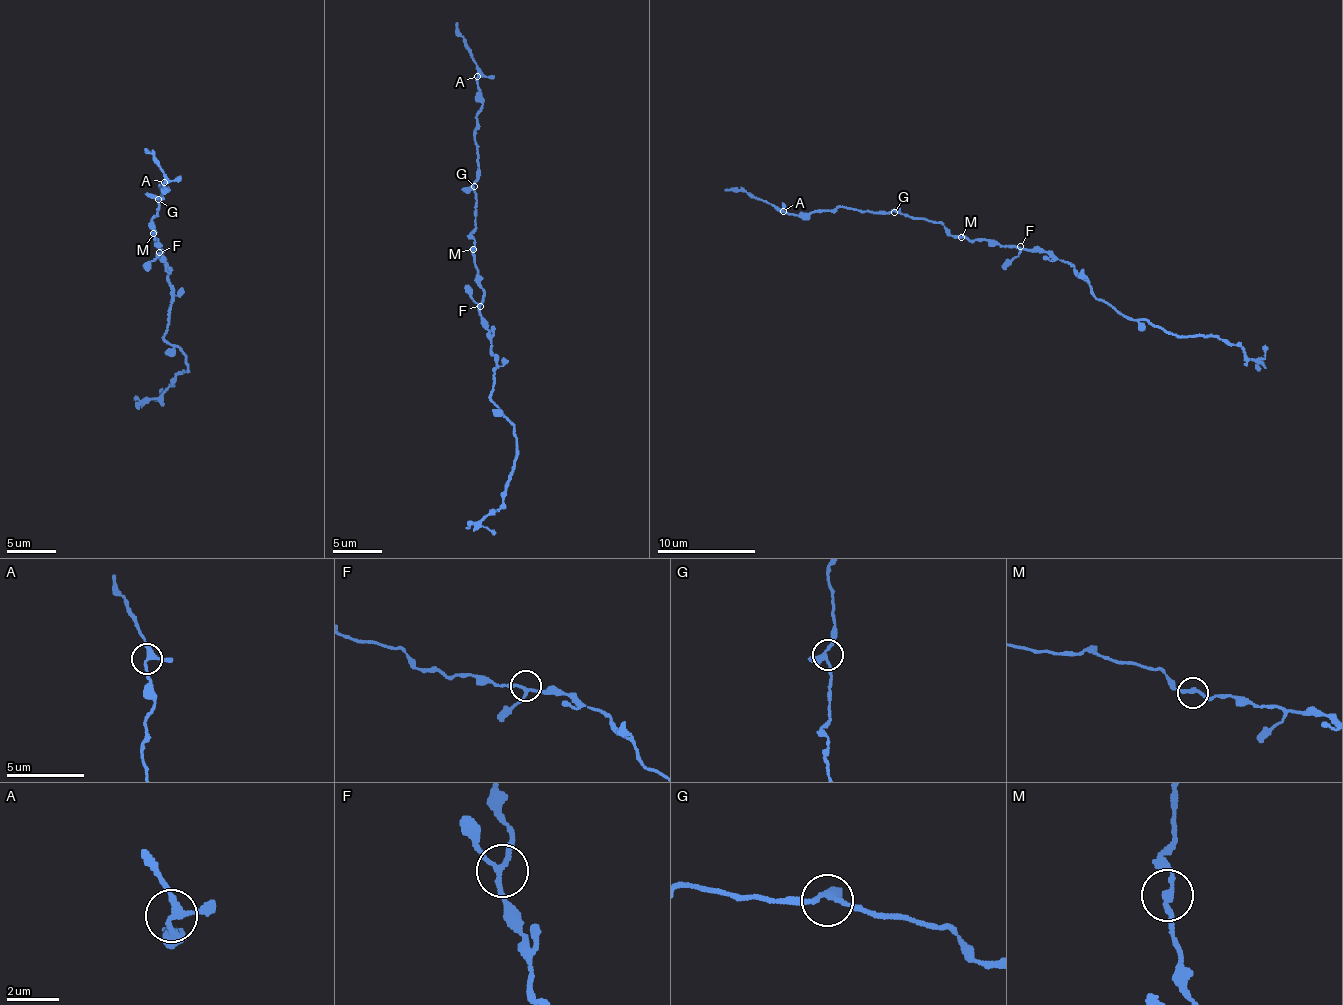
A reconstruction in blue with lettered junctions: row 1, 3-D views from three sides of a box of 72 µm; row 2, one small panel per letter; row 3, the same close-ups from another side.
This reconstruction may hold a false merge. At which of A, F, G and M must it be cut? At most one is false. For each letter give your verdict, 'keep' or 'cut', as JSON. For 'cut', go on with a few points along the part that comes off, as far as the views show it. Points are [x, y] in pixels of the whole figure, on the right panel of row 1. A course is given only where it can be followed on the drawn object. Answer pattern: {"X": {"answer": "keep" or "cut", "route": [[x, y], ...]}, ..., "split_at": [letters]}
{"A": {"answer": "cut", "route": [[784, 211], [744, 191], [724, 190]]}, "F": {"answer": "keep"}, "G": {"answer": "keep"}, "M": {"answer": "keep"}, "split_at": ["A"]}

